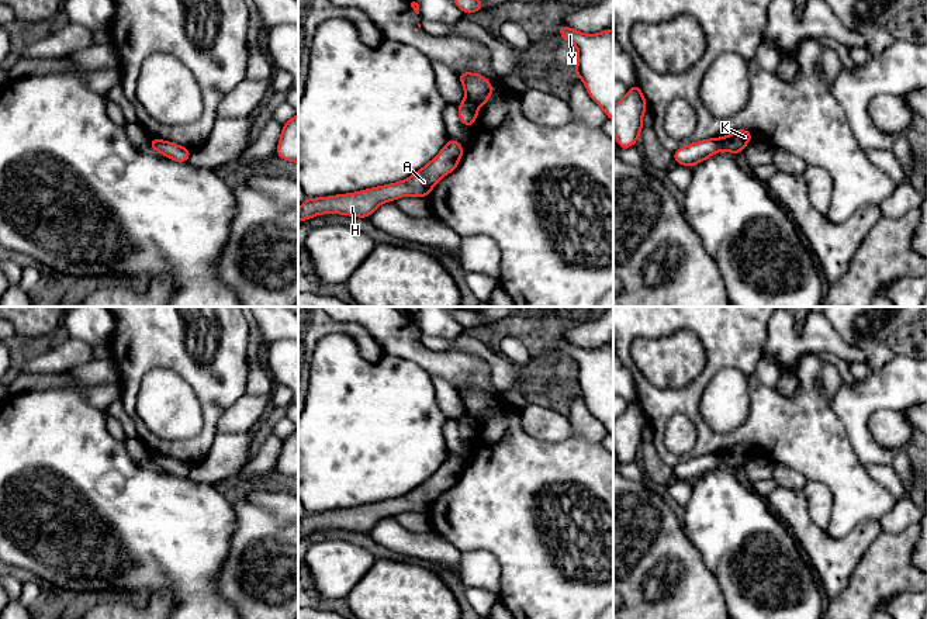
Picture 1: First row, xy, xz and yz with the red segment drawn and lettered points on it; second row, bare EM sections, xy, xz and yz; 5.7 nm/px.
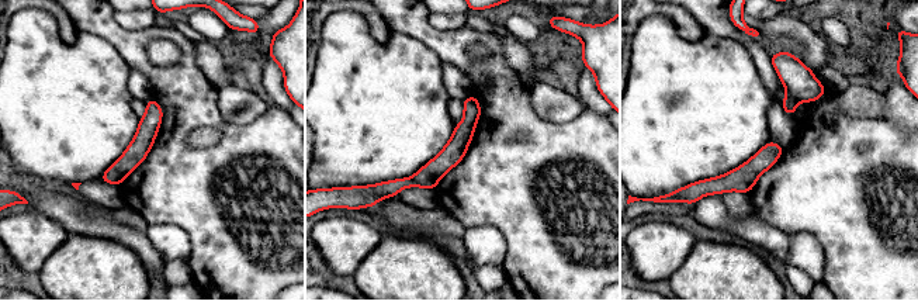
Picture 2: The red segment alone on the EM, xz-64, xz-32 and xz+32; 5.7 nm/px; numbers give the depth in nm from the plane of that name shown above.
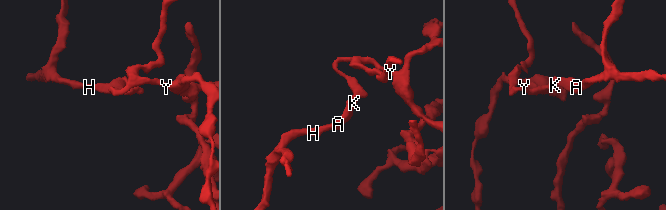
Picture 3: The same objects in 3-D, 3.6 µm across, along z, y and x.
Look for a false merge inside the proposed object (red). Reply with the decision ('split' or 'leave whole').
split

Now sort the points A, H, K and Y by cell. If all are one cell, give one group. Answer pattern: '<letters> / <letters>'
A H K / Y

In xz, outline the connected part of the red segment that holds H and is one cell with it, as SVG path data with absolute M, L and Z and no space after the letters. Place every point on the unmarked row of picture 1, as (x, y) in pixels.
M449 453L445 463L411 492L357 508L305 513L300 521L298 535L304 537L318 529L370 533L383 518L395 516L405 511L429 512L433 501L457 483L463 468L461 459L457 454Z

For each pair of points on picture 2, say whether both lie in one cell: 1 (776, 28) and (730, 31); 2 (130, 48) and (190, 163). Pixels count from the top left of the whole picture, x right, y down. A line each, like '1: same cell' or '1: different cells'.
1: different cells
2: same cell

